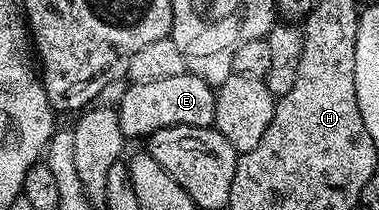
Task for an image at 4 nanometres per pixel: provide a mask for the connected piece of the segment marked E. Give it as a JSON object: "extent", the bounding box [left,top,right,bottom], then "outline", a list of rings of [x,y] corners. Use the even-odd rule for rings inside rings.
{"extent":[116,72,216,140],"outline":[[[189,72],[180,76],[168,76],[164,80],[152,80],[149,84],[130,82],[116,111],[121,137],[126,140],[145,140],[160,128],[173,126],[213,127],[216,116],[216,90],[204,80],[200,80],[200,76]]]}

